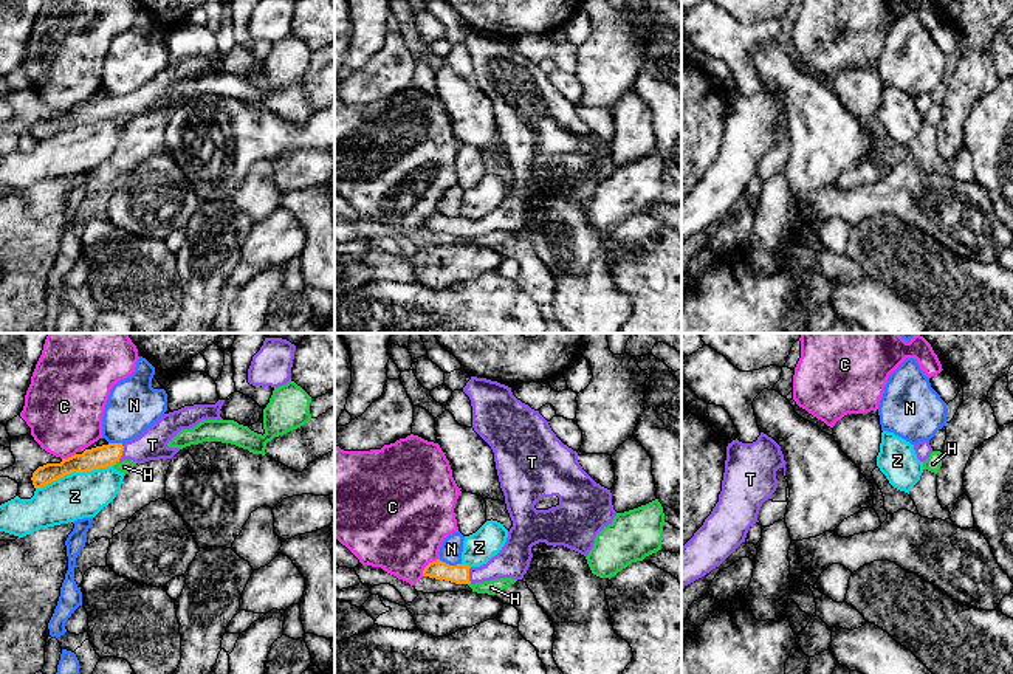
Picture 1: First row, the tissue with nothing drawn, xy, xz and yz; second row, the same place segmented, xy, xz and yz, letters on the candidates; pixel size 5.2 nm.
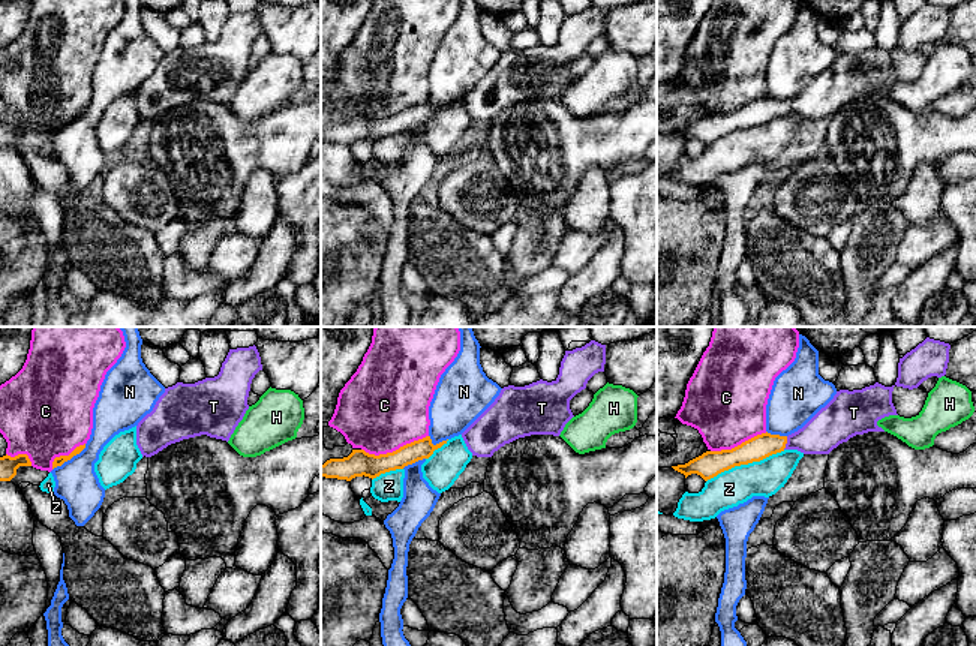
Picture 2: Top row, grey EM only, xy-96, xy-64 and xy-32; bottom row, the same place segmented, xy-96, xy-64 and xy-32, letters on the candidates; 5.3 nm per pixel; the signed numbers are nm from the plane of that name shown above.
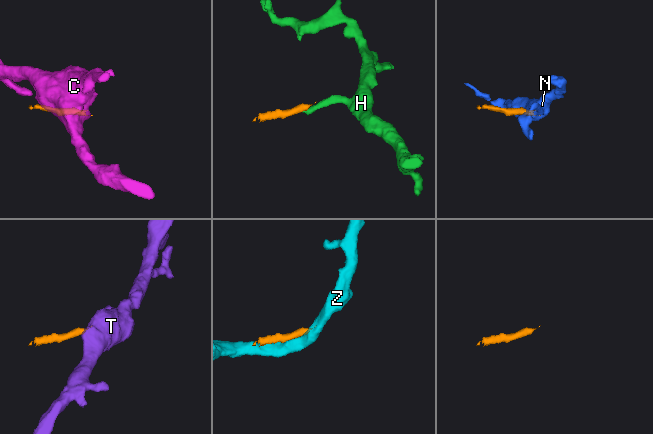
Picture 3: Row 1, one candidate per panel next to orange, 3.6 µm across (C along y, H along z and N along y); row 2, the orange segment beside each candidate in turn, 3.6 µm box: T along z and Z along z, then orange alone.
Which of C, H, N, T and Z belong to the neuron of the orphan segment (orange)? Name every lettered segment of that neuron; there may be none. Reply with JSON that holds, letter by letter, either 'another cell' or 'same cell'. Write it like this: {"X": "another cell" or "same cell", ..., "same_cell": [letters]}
{"C": "another cell", "H": "another cell", "N": "another cell", "T": "same cell", "Z": "another cell", "same_cell": ["T"]}

